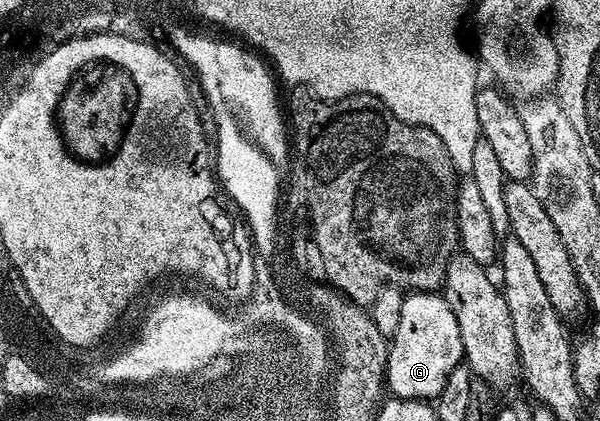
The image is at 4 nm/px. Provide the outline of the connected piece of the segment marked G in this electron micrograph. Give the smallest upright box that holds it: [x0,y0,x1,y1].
[388,291,464,400]

